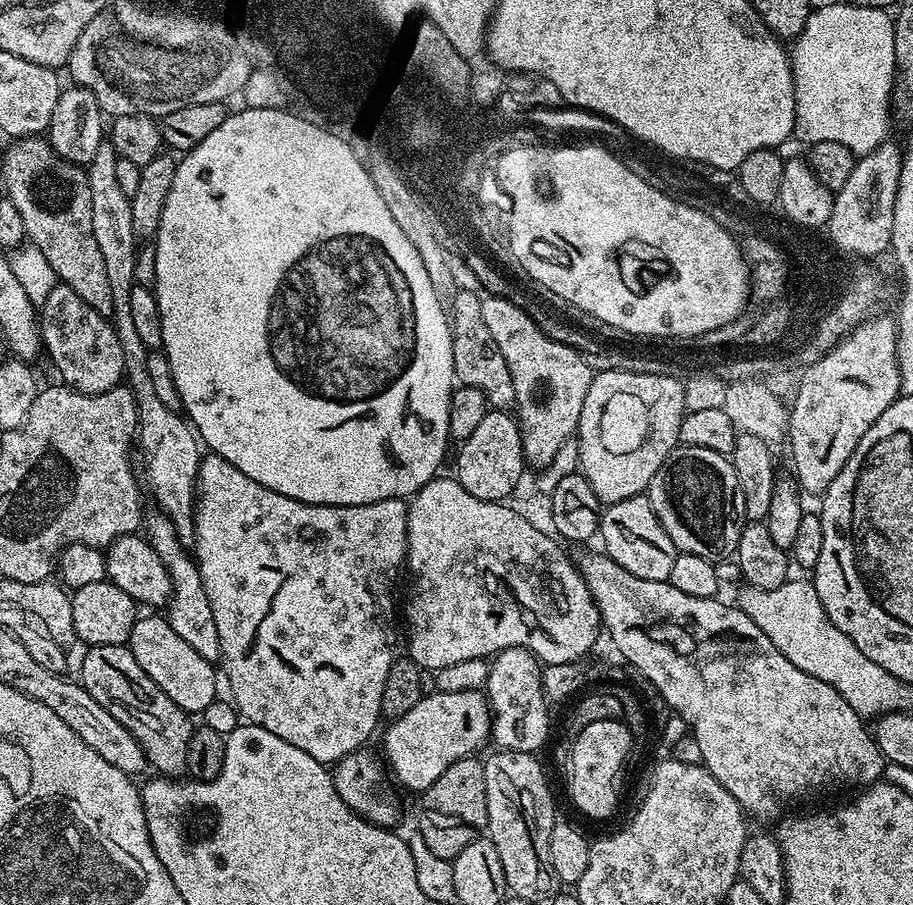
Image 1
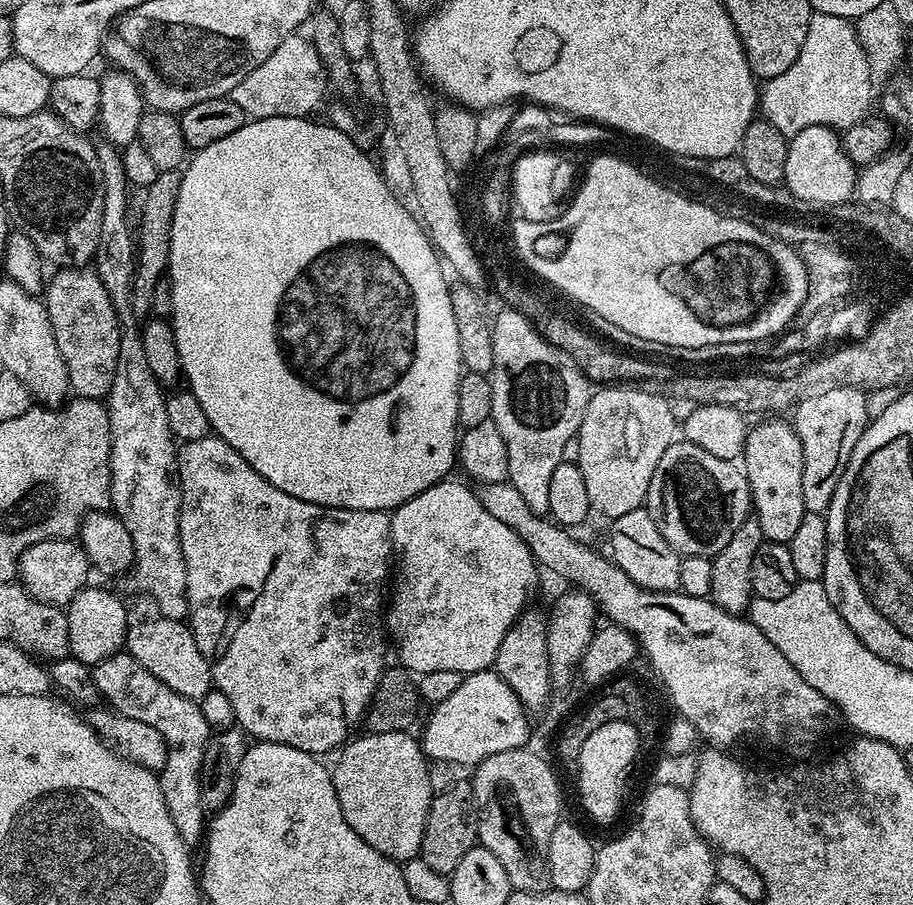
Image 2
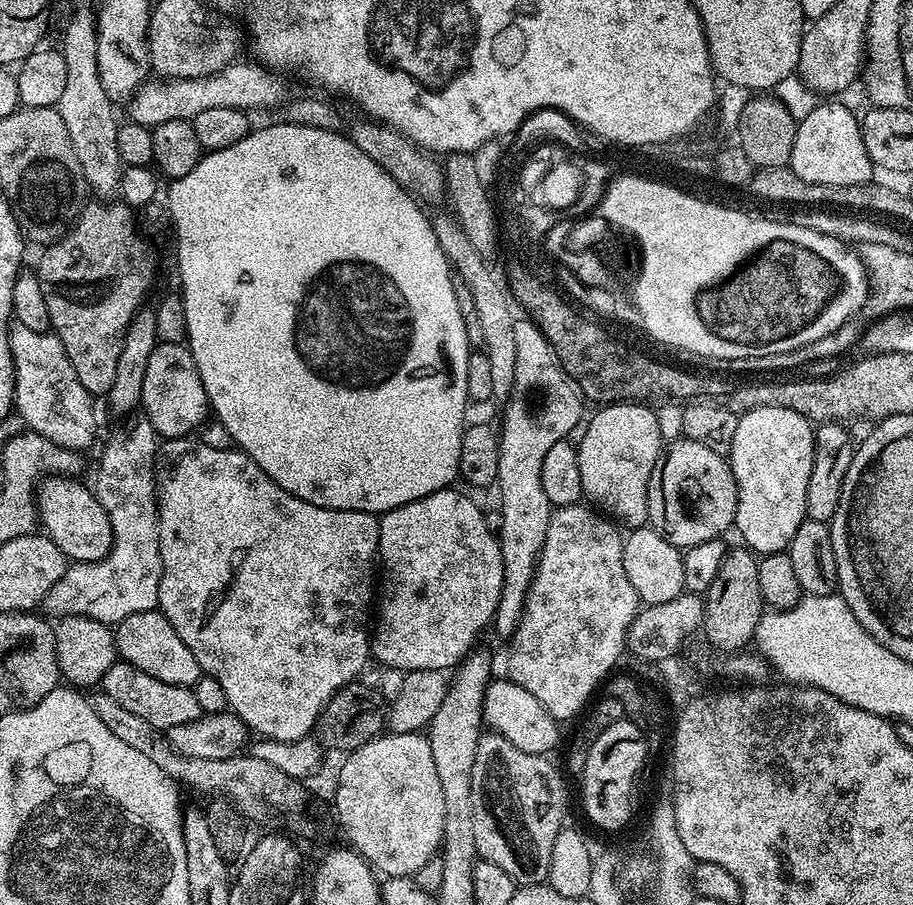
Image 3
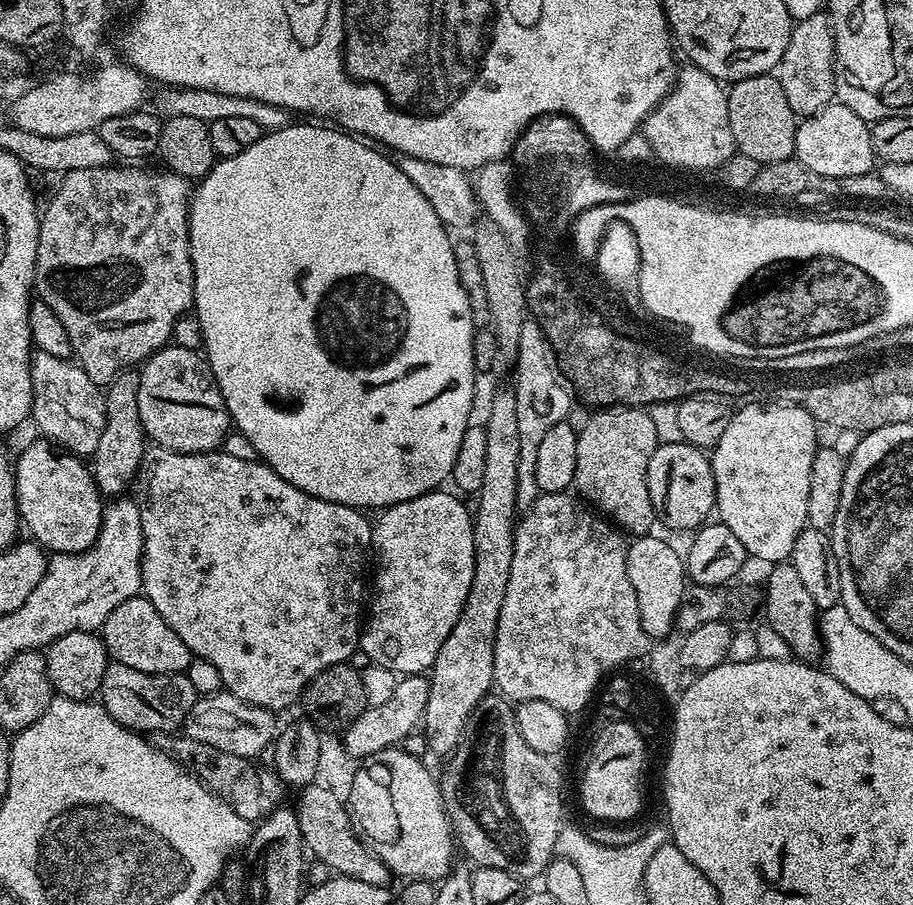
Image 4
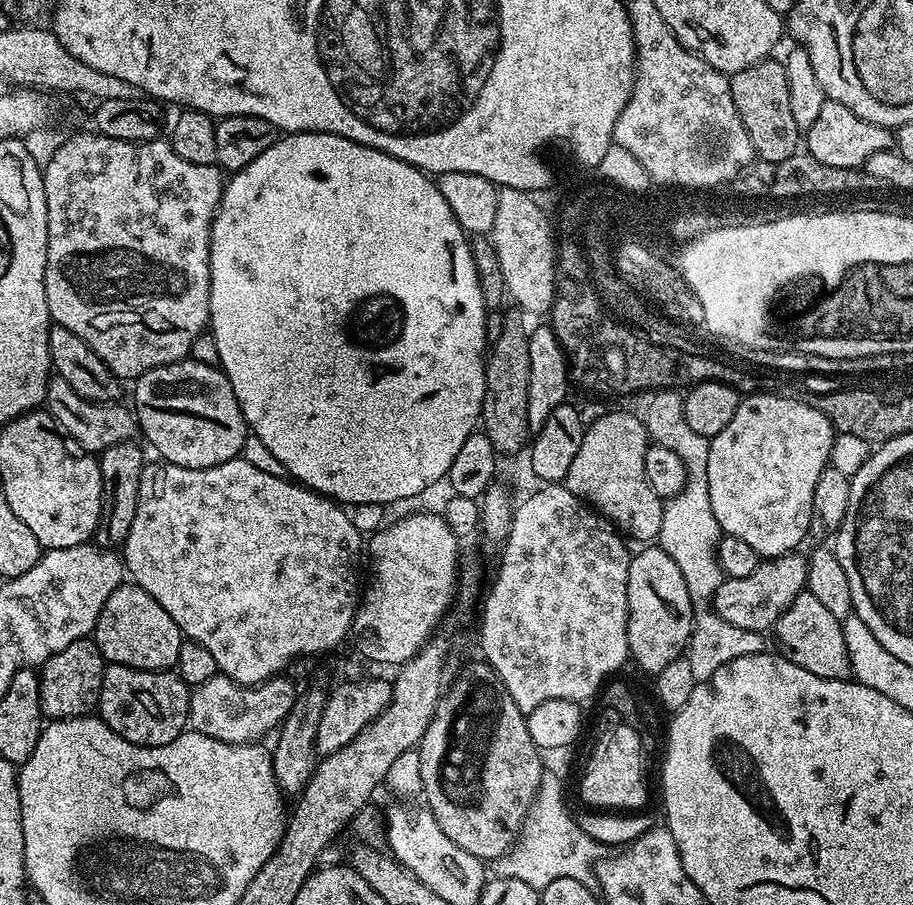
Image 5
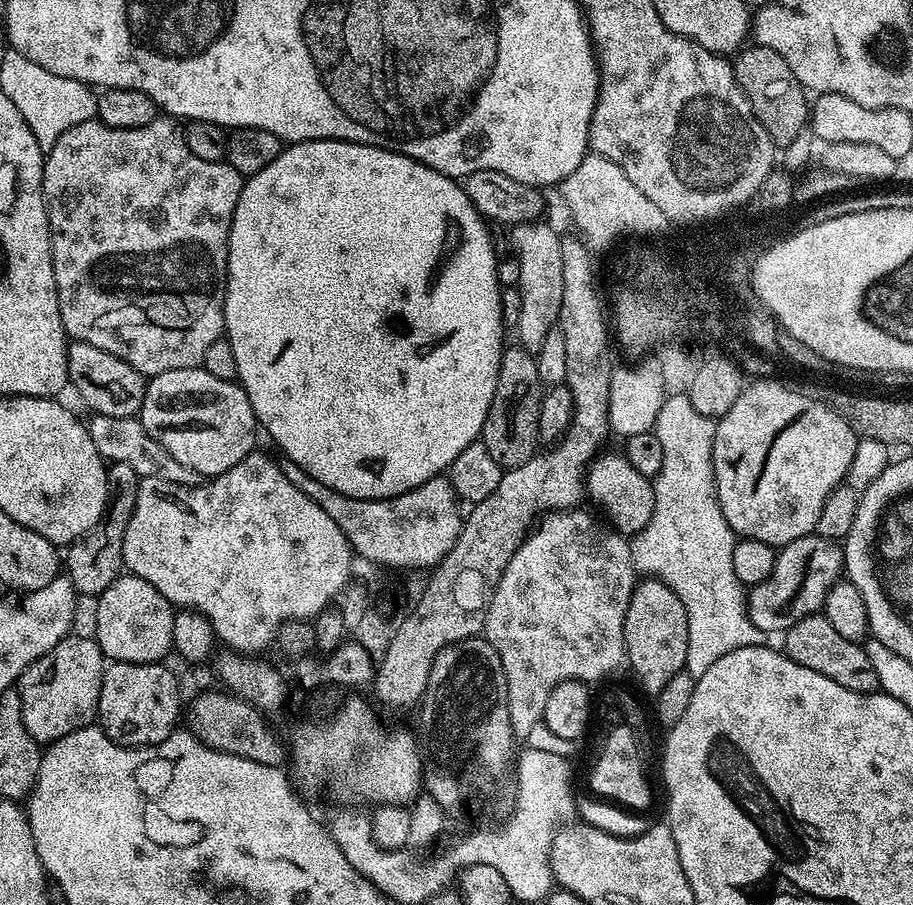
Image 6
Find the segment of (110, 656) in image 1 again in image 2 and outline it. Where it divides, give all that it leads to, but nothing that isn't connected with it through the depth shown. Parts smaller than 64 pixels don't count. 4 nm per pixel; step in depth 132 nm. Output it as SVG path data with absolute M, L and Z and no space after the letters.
M124 650L95 665L92 677L97 693L103 699L105 696L109 700L105 701L115 711L126 718L138 718L138 722L154 726L154 730L166 738L168 745L173 749L180 748L180 772L165 770L159 773L160 789L166 810L184 843L189 846L199 845L206 835L206 809L200 801L200 767L210 743L210 730L206 726L206 718L202 718L199 703L158 682L150 670L143 668Z

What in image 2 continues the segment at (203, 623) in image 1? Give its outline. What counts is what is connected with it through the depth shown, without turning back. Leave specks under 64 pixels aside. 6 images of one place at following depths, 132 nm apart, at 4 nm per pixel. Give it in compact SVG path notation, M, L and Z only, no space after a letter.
M108 142L101 143L96 150L96 157L98 158L98 162L100 163L100 189L104 192L104 197L102 198L102 226L100 227L100 233L98 234L98 250L96 251L96 258L94 261L94 271L96 273L96 277L100 279L102 282L102 286L106 290L106 294L110 298L110 302L114 306L114 310L116 311L116 322L120 326L120 349L118 350L118 366L114 366L114 382L110 386L110 390L108 391L108 395L106 397L106 407L108 409L108 417L110 418L110 438L112 439L112 449L110 450L110 478L112 481L110 482L110 494L112 495L112 502L111 507L114 509L114 515L117 516L118 519L124 523L126 526L126 530L130 530L130 538L134 542L134 558L136 559L134 563L132 563L130 569L130 577L132 576L132 580L136 583L136 588L140 592L145 592L146 595L149 596L150 599L156 603L156 608L161 617L166 620L184 620L188 614L188 599L186 598L186 564L184 559L182 558L182 546L180 545L180 535L178 534L178 522L180 521L180 473L178 471L178 465L176 463L176 453L178 451L177 445L174 443L172 439L172 435L170 434L170 426L166 422L166 406L164 405L164 398L165 393L162 391L162 385L159 380L156 379L156 375L150 370L150 366L146 362L146 353L142 350L142 342L140 341L140 328L138 327L138 317L134 314L134 306L132 305L132 279L134 278L134 274L136 273L136 254L134 251L134 232L128 229L128 192L129 192L129 182L126 178L126 174L122 170L122 162L120 161L120 154L119 151L112 144Z

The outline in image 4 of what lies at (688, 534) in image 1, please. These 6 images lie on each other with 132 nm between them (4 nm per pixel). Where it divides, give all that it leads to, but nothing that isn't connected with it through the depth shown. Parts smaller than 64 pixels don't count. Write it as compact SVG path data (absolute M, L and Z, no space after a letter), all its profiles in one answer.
M657 443L648 467L648 489L654 510L672 528L695 530L711 517L708 515L713 515L716 507L711 459L693 444Z

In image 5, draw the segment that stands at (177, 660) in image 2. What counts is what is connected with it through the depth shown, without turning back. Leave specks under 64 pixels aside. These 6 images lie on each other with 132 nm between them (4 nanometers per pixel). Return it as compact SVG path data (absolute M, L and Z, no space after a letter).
M125 582L114 590L114 594L110 594L110 598L106 598L106 606L102 606L102 614L96 623L94 643L108 664L141 668L147 672L163 672L175 669L182 633L174 618L170 618L170 614L166 614L166 610L162 610L162 606L158 606L150 594L146 594L146 590L142 590L135 582Z

